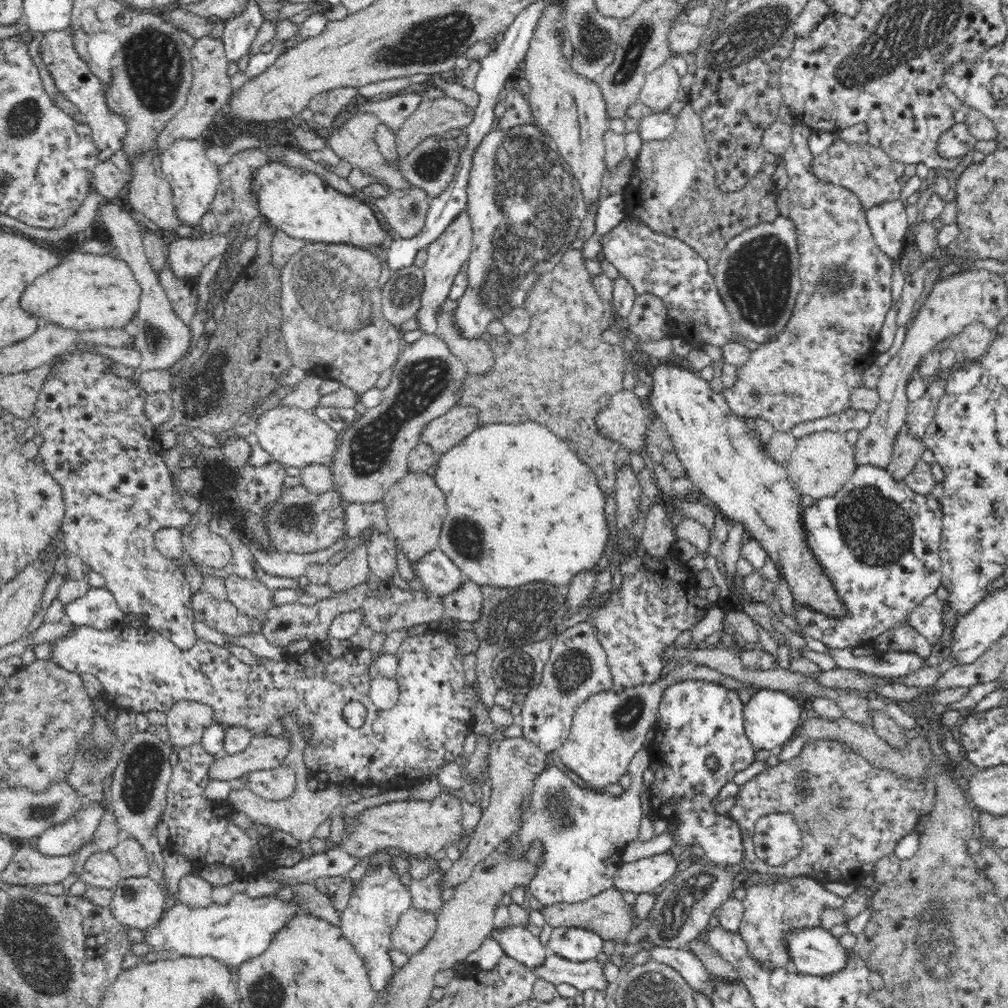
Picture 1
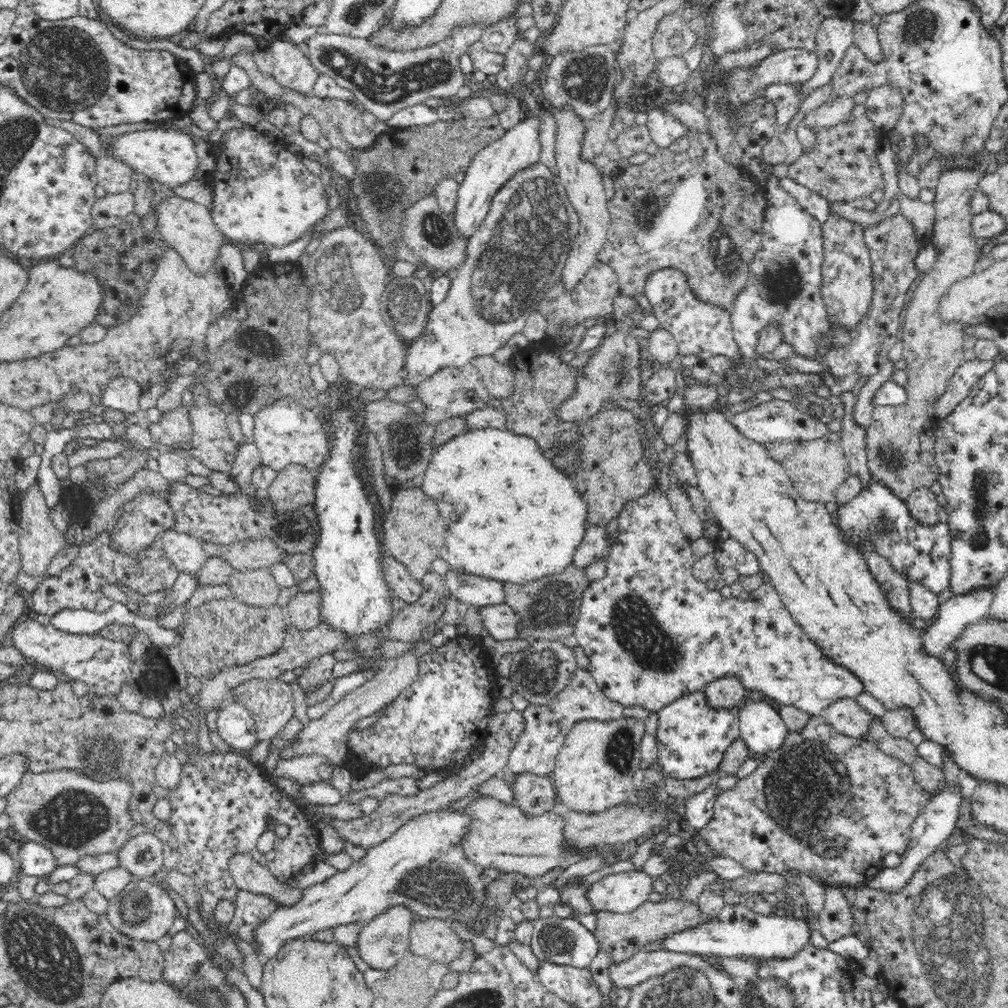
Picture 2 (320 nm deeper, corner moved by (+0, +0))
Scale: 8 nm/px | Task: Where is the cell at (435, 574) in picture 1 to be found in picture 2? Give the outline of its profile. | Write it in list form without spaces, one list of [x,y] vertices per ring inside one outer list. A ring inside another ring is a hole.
[[[451,569],[445,576],[445,584],[448,594],[462,601],[465,607],[472,605],[480,608],[506,602],[504,583],[498,580],[480,578]]]

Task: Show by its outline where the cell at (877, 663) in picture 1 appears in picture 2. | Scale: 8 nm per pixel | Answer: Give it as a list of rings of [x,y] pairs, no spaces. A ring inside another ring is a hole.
[[[994,586],[972,588],[940,605],[936,620],[923,633],[924,648],[929,655],[941,659],[948,646],[962,635],[968,625],[989,616],[994,594]]]

